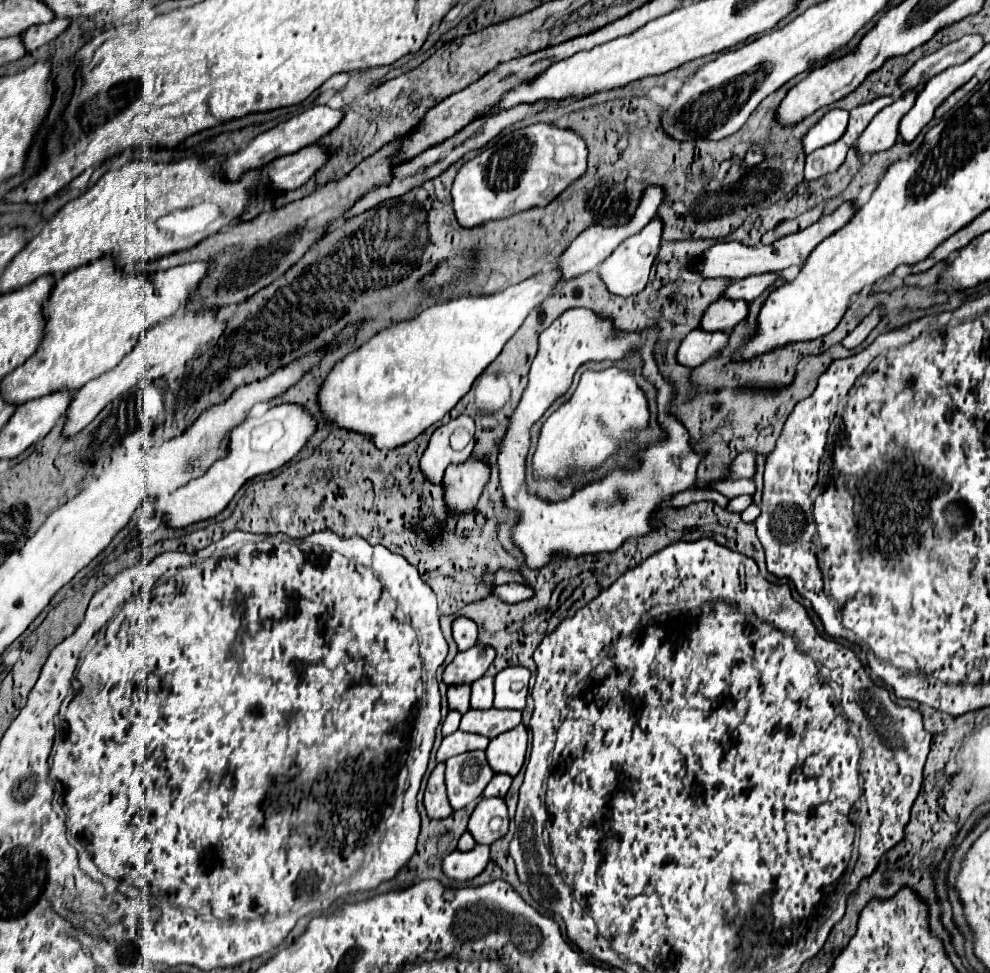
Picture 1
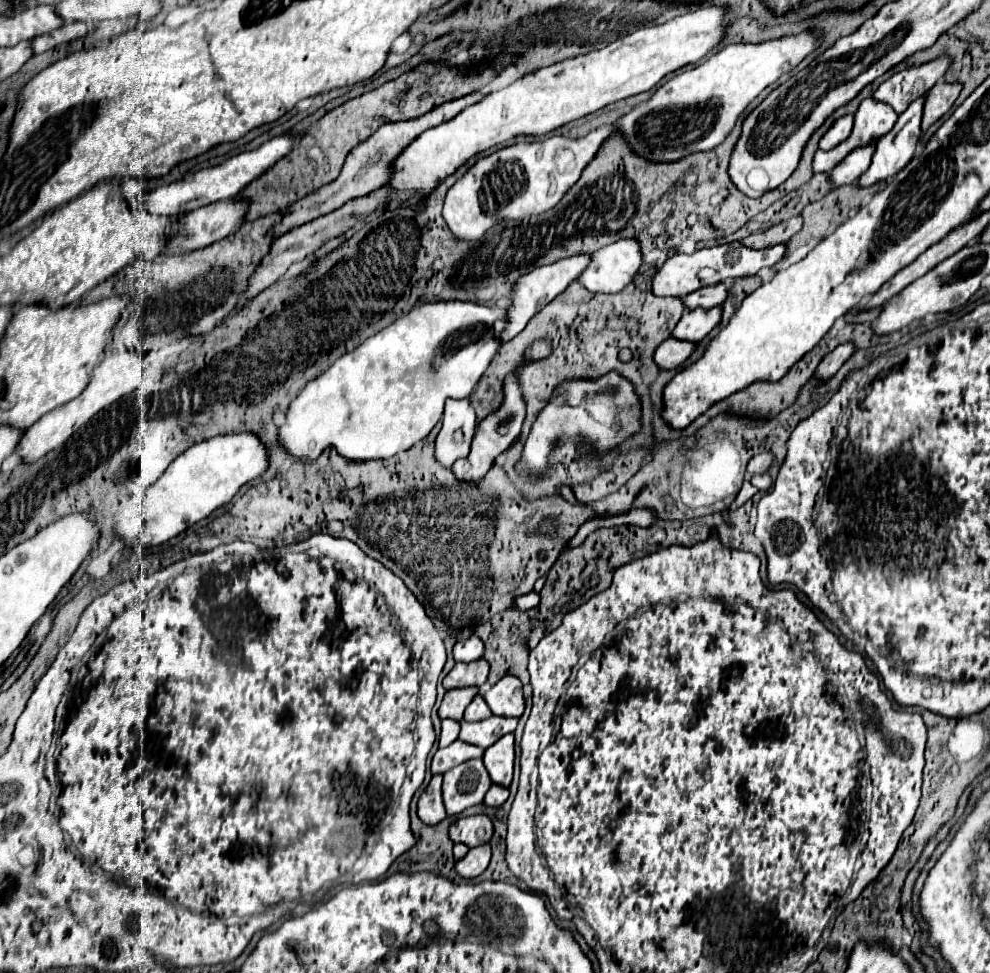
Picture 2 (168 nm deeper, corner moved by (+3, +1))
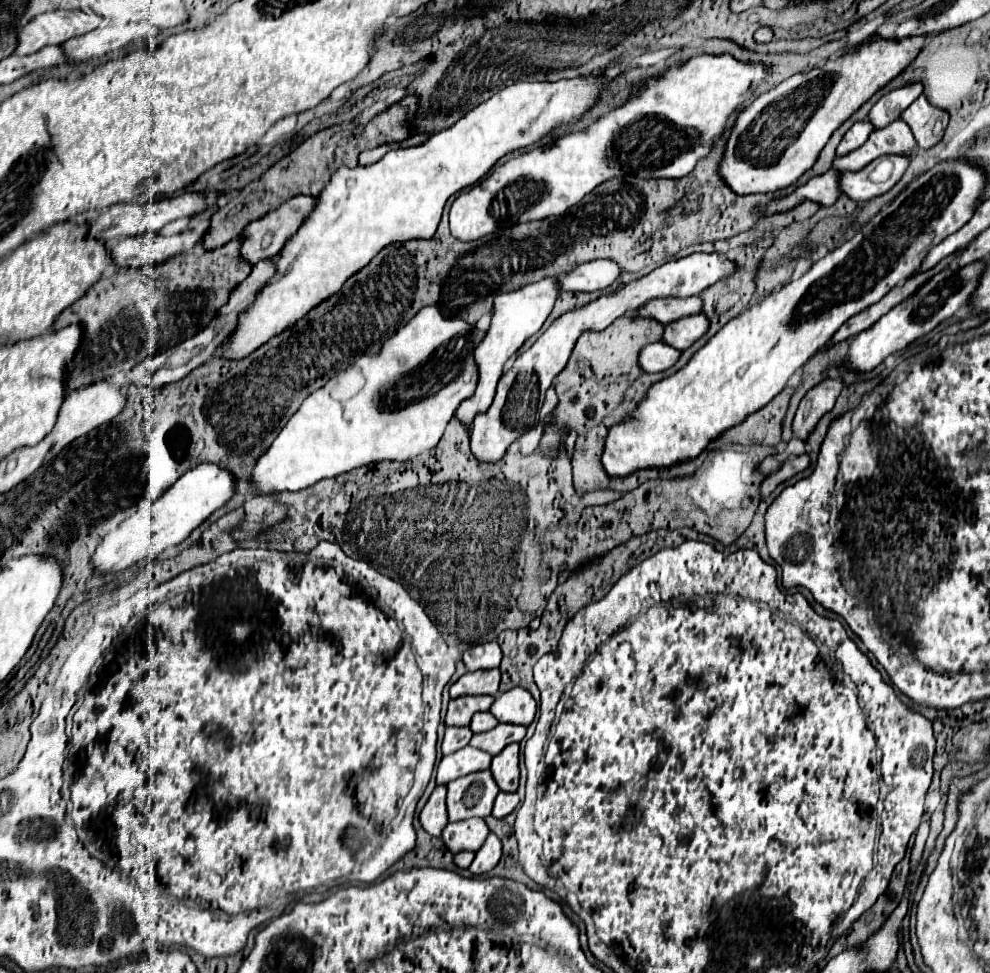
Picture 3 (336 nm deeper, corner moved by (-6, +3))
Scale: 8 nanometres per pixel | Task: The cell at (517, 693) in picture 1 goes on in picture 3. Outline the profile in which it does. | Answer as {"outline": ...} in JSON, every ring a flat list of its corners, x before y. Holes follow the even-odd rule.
{"outline":[[510,689,498,695,490,707,490,713,500,723,520,723,530,725,536,715,536,701,526,689]]}

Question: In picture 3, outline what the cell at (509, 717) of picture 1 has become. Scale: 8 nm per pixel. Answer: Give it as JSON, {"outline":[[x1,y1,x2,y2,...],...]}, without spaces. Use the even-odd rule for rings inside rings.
{"outline":[[498,723,496,729,490,729,490,731,484,731,484,733,476,733,472,739,470,739,470,745,476,747,476,749,482,749,490,755,498,755,508,743,520,743,526,735,526,727,522,725,504,725,504,723]]}

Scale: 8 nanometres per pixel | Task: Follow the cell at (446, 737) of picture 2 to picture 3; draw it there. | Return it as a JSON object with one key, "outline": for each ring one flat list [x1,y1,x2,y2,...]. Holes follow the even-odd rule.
{"outline":[[448,727,446,735,444,735,444,741,442,741,442,753,450,755,452,751,458,751,458,749,466,747,470,737,472,737,470,727]]}

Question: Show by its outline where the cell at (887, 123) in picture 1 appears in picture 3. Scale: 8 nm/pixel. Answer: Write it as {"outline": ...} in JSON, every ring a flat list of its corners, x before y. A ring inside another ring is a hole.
{"outline":[[830,169,824,175,812,177,806,185,798,187,792,195,784,197,784,199,776,199,770,205,764,207,764,213,780,213,780,211,788,211,792,207,796,207,800,201,804,199,812,199,820,205,832,205,836,203,836,199,840,197,840,189,838,189,838,181,840,181,840,171]]}

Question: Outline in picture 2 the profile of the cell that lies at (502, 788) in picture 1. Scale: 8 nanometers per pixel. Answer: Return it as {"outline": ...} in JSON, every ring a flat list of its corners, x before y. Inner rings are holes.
{"outline":[[491,785,483,803,489,805,489,807,501,807,507,801,507,797,509,797,509,789,499,787,499,785]]}

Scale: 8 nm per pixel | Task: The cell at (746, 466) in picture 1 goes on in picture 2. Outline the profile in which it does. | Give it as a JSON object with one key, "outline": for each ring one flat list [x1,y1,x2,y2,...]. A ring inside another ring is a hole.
{"outline":[[771,453,755,455,755,459,751,459,751,463,747,465,747,477,751,477,751,475,759,475,759,473,765,473,771,465,773,465,773,455,771,455]]}

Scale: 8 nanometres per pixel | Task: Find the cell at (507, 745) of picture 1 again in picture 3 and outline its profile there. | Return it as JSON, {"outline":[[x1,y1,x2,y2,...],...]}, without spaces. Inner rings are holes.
{"outline":[[518,743,506,745,498,755,494,755,492,759,492,767,490,767,498,787,502,791,514,793,518,789,518,777,520,777,520,769,518,769]]}

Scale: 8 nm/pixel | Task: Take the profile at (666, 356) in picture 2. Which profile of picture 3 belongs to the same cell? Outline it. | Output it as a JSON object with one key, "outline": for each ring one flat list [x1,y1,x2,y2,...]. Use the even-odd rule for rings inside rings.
{"outline":[[660,341,644,347,644,351,640,353,640,367,646,373,660,373,670,369,678,359,680,359,680,351]]}

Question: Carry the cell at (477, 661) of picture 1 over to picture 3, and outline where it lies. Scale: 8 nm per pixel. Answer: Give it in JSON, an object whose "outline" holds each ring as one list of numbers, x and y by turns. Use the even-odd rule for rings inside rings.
{"outline":[[478,669,472,673,464,673,452,687,450,697,460,695,496,695,500,685,498,669]]}

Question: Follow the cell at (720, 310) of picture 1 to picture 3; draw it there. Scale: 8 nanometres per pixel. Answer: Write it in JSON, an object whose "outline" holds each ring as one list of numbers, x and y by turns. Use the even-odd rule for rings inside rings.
{"outline":[[704,313,682,317,680,321,672,321,666,325,664,343,684,351,694,341,698,341,706,331,708,331,708,317,704,317]]}

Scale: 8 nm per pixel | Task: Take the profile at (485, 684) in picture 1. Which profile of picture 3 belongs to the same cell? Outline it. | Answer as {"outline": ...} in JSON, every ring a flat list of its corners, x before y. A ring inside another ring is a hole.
{"outline":[[482,711,482,713,476,713,470,721,470,729,474,733,482,733,482,731,488,731,488,729,494,729,498,725,498,721,492,717,490,711]]}

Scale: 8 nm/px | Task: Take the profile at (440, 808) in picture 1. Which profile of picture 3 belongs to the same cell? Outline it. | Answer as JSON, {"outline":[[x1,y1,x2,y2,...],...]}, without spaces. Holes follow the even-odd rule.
{"outline":[[436,785,434,793,430,795,430,799,424,805,422,815,420,815,422,827,434,837,438,837,442,833,442,829,448,825,448,811,444,805,444,797,446,797,446,785]]}

